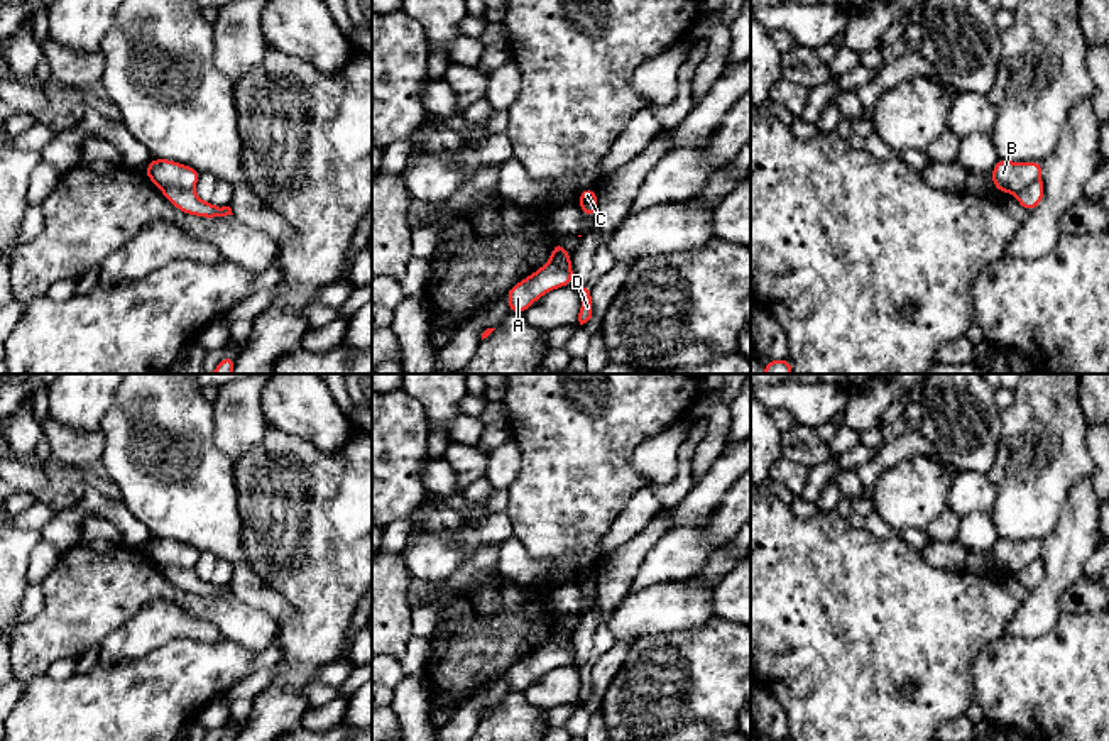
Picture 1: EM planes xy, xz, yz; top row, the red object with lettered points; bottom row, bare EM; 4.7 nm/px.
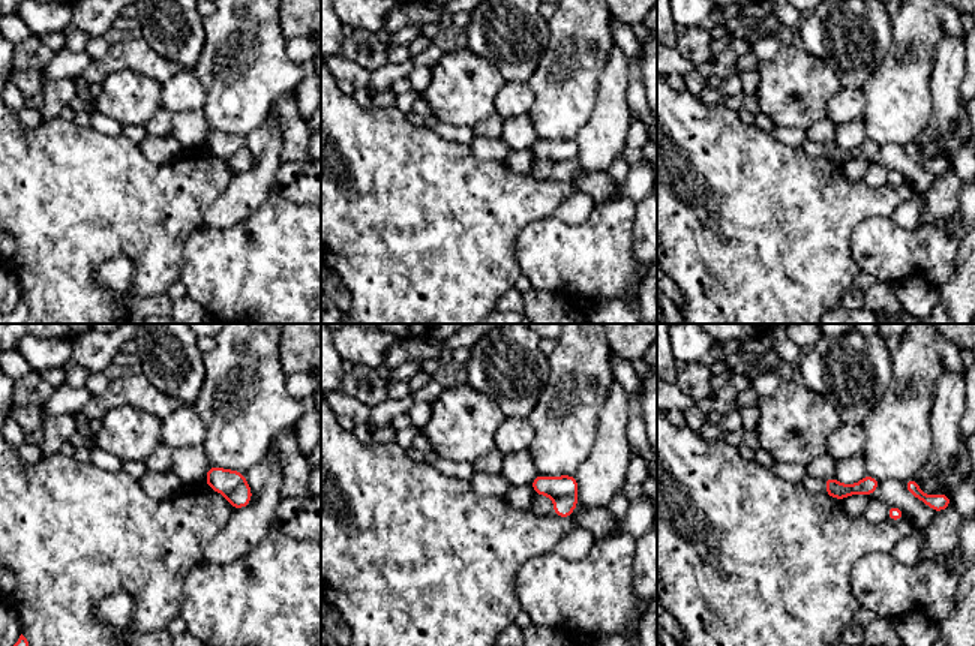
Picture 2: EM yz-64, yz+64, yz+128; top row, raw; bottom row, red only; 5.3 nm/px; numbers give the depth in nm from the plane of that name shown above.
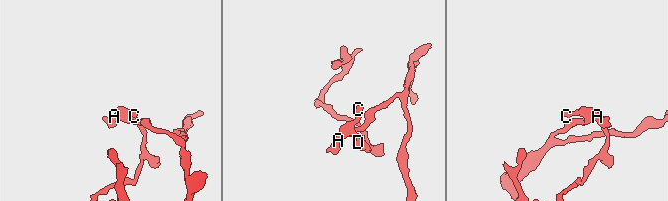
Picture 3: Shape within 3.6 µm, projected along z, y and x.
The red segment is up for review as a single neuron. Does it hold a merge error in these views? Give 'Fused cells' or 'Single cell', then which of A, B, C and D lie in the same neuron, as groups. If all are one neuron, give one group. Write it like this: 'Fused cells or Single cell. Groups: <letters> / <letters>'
Fused cells. Groups: A / B C D

